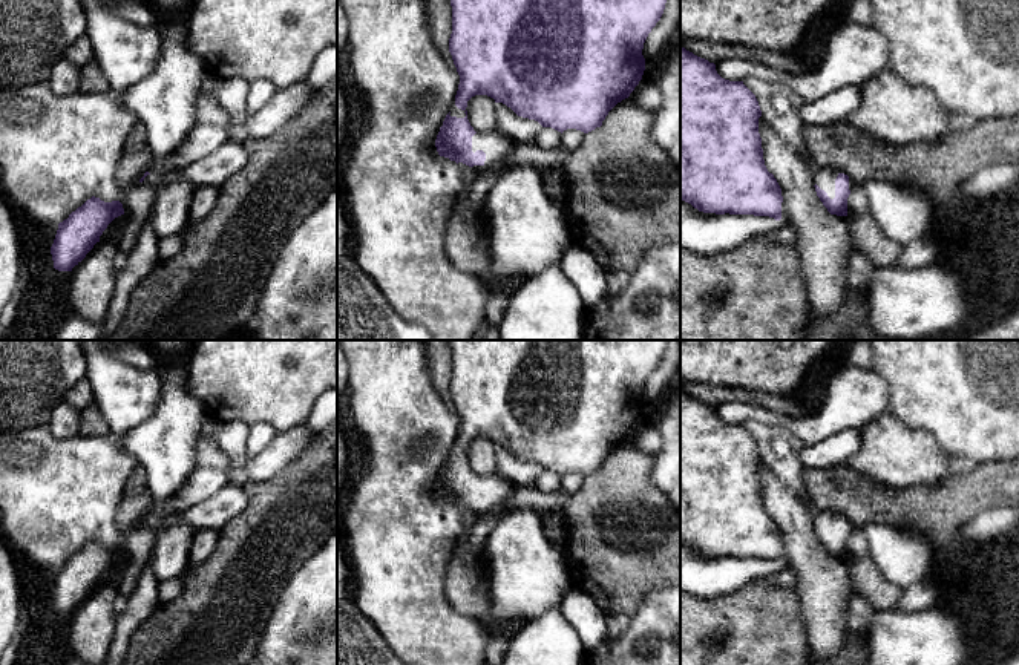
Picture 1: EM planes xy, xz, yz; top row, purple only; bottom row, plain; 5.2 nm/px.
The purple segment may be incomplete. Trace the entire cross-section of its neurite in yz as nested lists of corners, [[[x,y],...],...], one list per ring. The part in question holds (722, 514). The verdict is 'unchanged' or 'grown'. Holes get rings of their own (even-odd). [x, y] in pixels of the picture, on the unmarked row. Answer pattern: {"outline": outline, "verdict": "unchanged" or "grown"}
{"outline": [[[680,391],[680,542],[703,556],[754,558],[781,562],[781,532],[763,503],[755,438],[743,424],[722,421],[716,408]]], "verdict": "unchanged"}

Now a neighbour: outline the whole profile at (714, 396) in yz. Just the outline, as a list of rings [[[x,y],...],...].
[[[688,383],[683,386],[683,391],[714,408],[731,401],[743,401],[786,417],[804,417],[814,412],[797,401],[792,394],[775,395],[745,388],[714,386],[706,383]]]

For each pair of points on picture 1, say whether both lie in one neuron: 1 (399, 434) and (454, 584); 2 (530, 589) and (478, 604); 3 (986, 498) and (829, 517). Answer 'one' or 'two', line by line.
1: two
2: two
3: two

